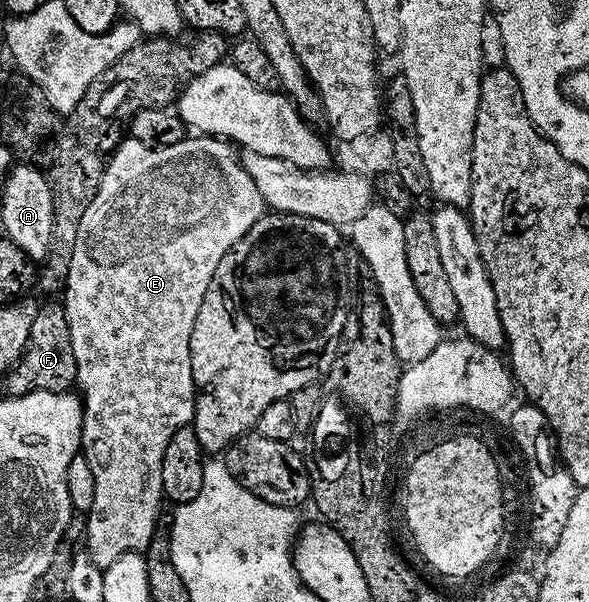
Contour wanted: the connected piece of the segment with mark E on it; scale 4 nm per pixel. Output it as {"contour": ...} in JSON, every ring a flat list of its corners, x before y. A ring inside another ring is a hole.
{"contour":[[203,133,195,137,197,139,185,137,178,141,178,145,169,147,147,147,131,137,121,141,104,168,104,176,98,185,98,193,94,193,94,201,90,201,86,213,82,213,82,225,78,225,78,241,74,241,66,286,62,291,62,306,70,325,70,343,74,345,76,383,84,405,80,445,86,461,90,461,90,470,94,472,94,505,86,515,86,550,94,565,101,569,114,565,114,561,118,561,118,557,126,553,143,552,152,536,157,534,156,518,160,515,160,503,164,499,162,453,166,445,170,445,173,433,179,427,189,426,193,422,192,418,195,420,198,415,198,388,194,374,194,356,190,353,190,333,194,329,202,297,206,297,206,289,210,285,210,277,214,277,214,269,218,269,218,261,222,261,231,247,266,213,262,193,258,193,258,185,254,185,250,173,246,173,246,169,240,164,237,148,220,137]]}

